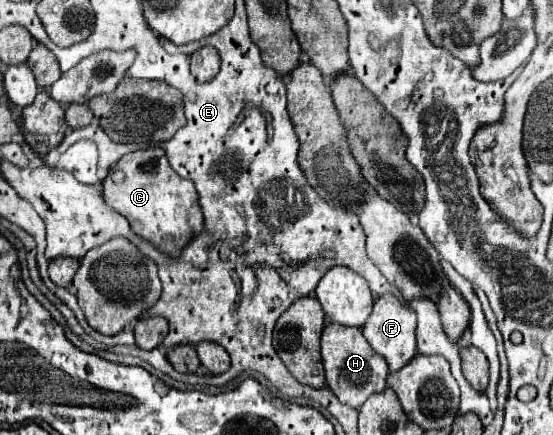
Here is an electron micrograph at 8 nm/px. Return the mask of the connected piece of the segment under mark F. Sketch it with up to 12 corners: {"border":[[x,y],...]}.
{"border":[[394,294],[374,302],[364,338],[390,372],[416,354],[416,312]]}

